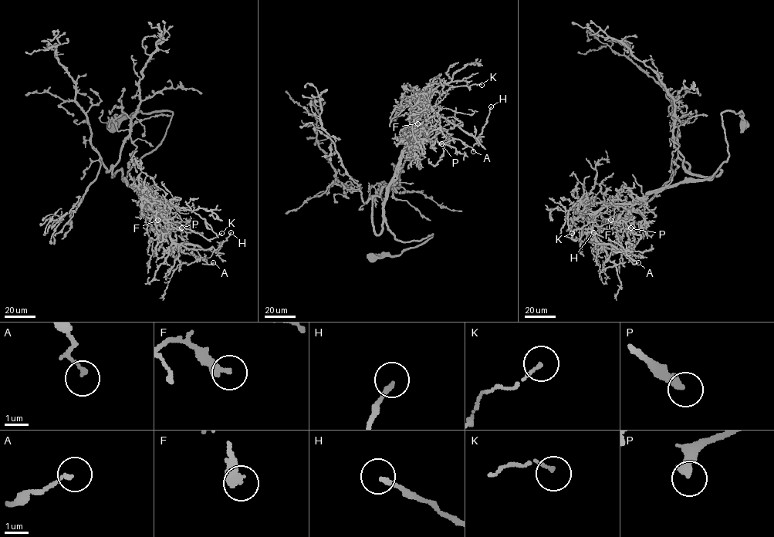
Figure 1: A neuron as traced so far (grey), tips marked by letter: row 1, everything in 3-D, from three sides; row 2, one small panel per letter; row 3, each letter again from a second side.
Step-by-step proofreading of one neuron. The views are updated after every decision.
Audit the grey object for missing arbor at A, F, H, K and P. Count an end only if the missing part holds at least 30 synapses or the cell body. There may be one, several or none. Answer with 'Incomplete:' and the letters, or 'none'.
Incomplete: none

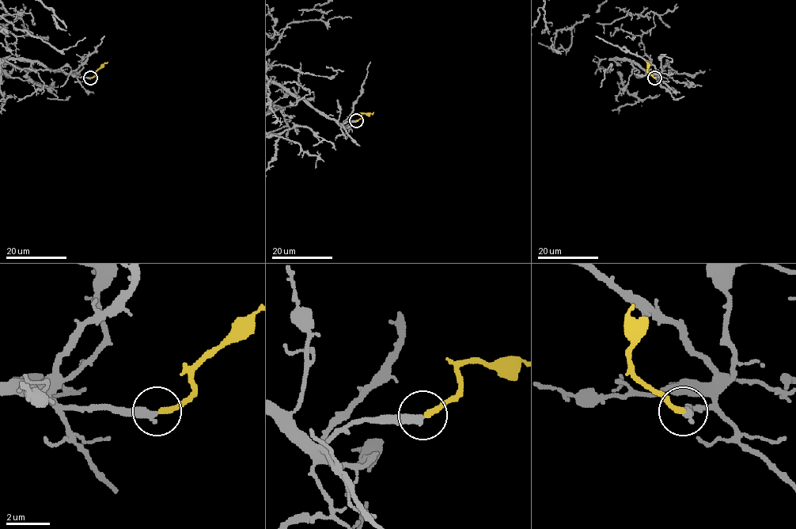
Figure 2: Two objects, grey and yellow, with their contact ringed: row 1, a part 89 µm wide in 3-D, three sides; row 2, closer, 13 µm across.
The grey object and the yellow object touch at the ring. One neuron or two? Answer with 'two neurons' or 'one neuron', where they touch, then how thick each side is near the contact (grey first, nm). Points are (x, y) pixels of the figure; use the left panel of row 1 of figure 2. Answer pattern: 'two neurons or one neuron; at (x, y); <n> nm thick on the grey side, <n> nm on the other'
one neuron; at (90, 78); 400 nm thick on the grey side, 280 nm on the other

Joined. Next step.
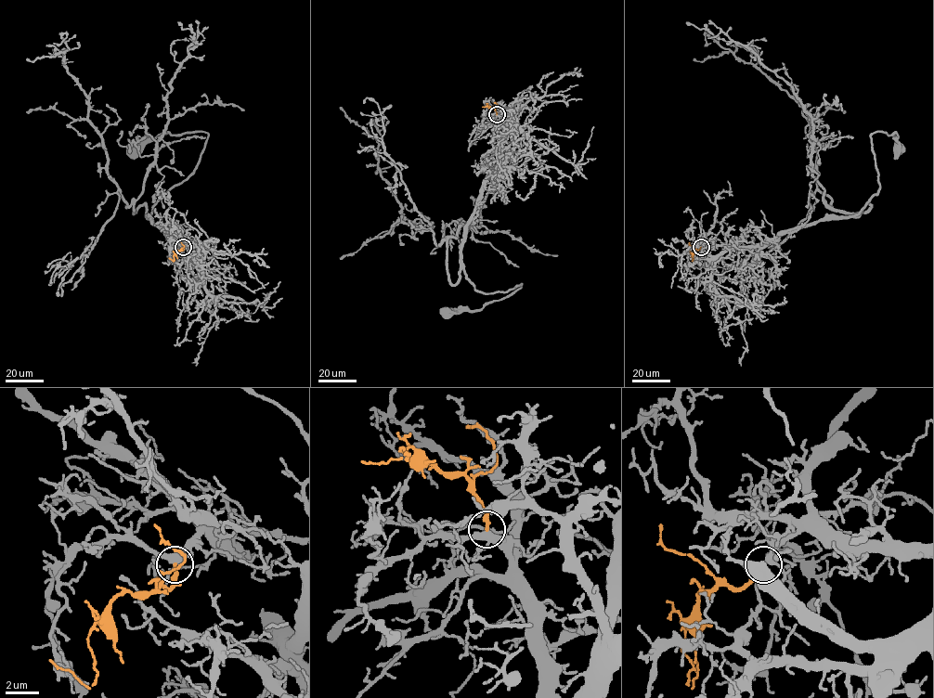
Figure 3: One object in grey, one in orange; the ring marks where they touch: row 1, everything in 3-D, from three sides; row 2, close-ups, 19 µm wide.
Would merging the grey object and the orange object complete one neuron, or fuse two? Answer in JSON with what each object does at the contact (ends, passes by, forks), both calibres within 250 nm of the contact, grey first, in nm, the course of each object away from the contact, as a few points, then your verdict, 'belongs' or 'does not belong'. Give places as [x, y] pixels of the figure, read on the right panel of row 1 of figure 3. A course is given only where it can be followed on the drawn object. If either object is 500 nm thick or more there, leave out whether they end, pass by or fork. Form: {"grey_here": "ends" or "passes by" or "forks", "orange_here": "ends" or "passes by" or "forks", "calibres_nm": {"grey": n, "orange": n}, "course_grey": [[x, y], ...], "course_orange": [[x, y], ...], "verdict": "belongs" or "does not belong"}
{"grey_here": "forks", "orange_here": "ends", "calibres_nm": {"grey": 360, "orange": 240}, "course_grey": [[701, 247], [762, 246], [782, 232], [856, 215], [879, 188], [870, 136], [875, 132], [896, 134], [897, 149]], "course_orange": [[701, 247], [694, 250], [693, 258]], "verdict": "belongs"}

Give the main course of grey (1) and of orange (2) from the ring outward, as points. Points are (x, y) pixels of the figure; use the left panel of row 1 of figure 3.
1: (183, 247), (189, 245), (175, 246), (148, 218), (161, 195), (193, 172), (208, 134), (159, 135), (134, 149)
2: (183, 247), (174, 253), (174, 260), (169, 258)

